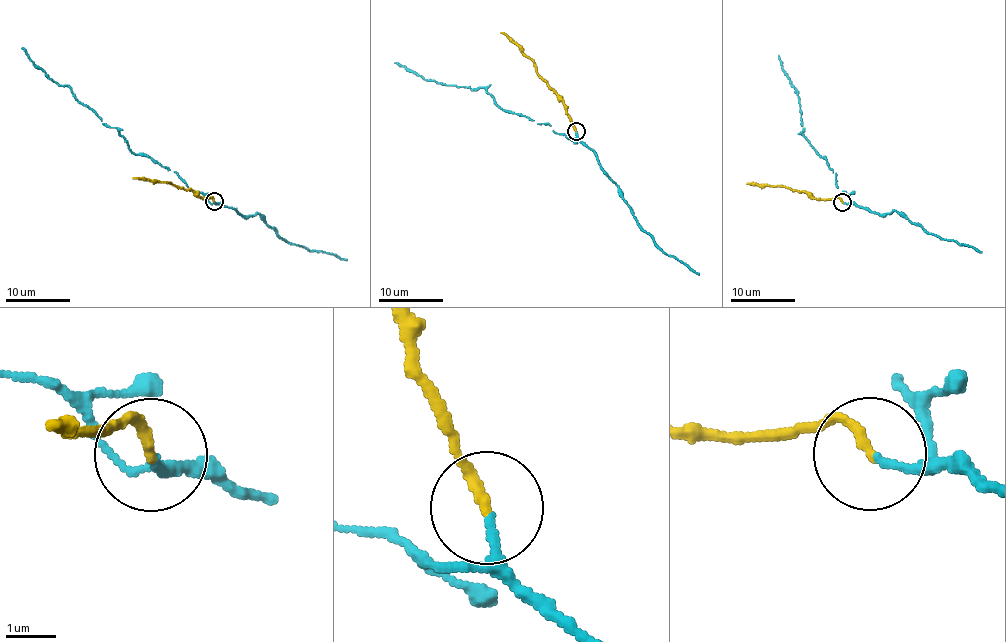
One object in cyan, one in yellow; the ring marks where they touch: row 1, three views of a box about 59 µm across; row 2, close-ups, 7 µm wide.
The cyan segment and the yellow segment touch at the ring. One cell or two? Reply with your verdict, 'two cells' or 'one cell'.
one cell

